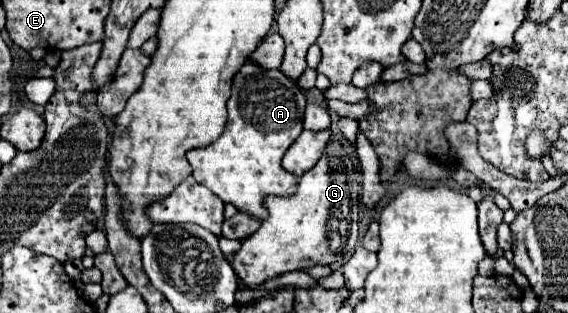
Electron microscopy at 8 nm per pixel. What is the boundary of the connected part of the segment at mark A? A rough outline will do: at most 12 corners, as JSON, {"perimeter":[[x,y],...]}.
{"perimeter":[[247,60],[223,134],[187,160],[199,184],[263,220],[297,178],[281,158],[305,94]]}

